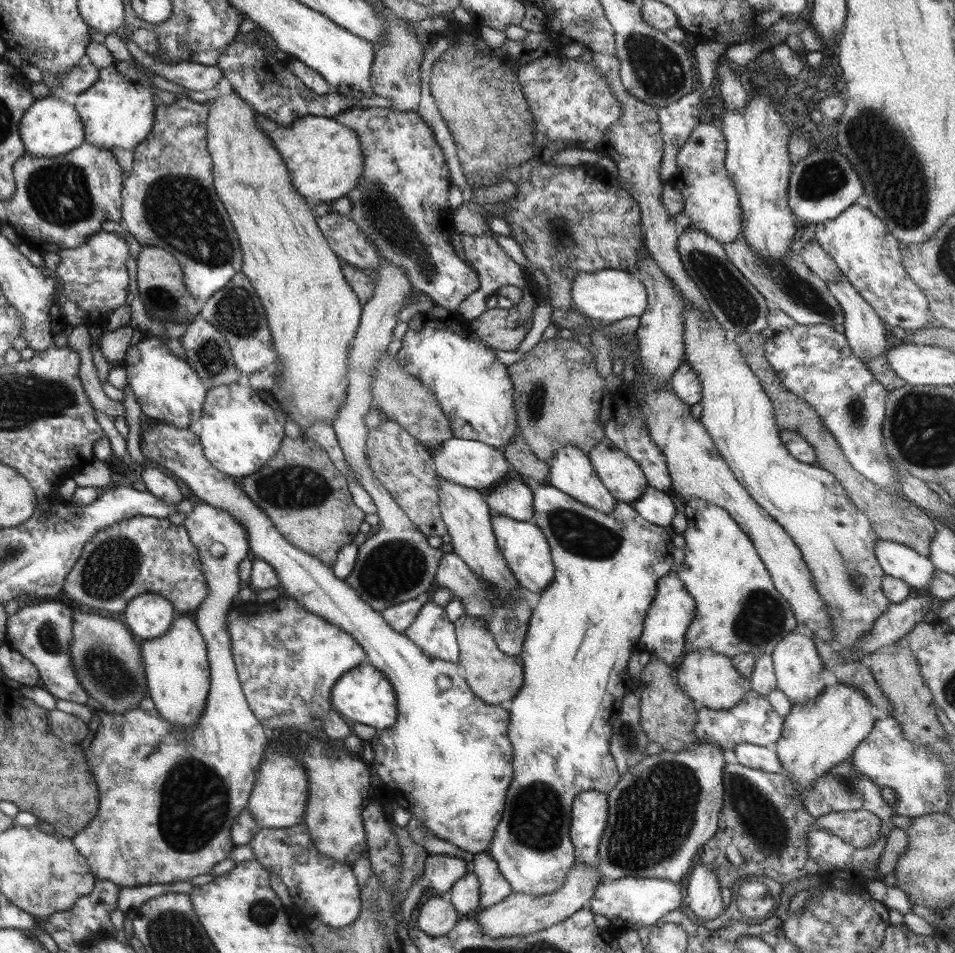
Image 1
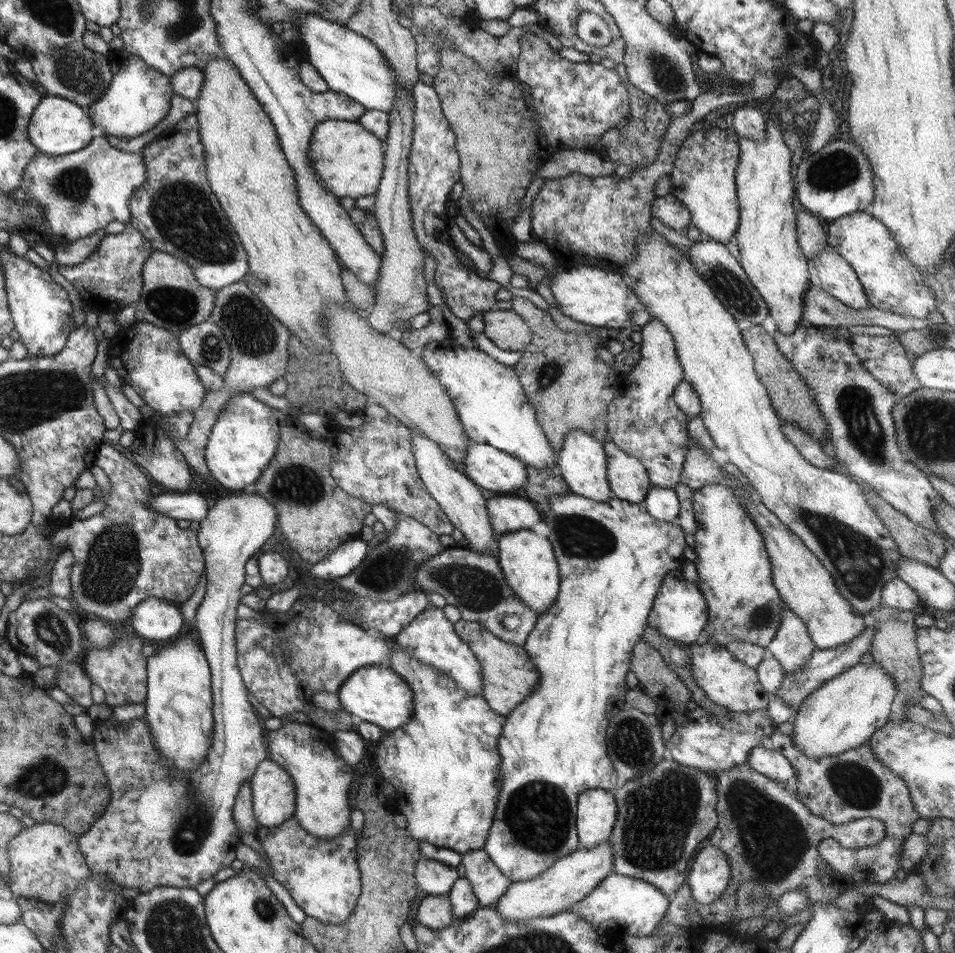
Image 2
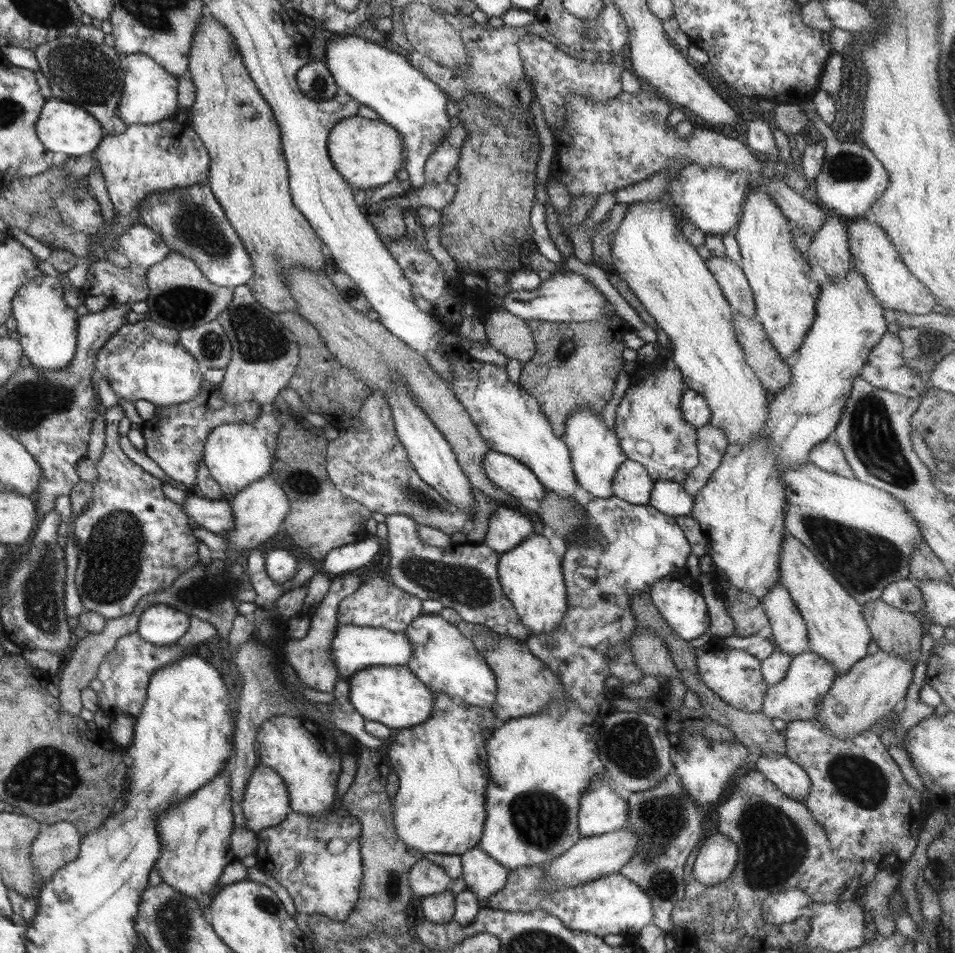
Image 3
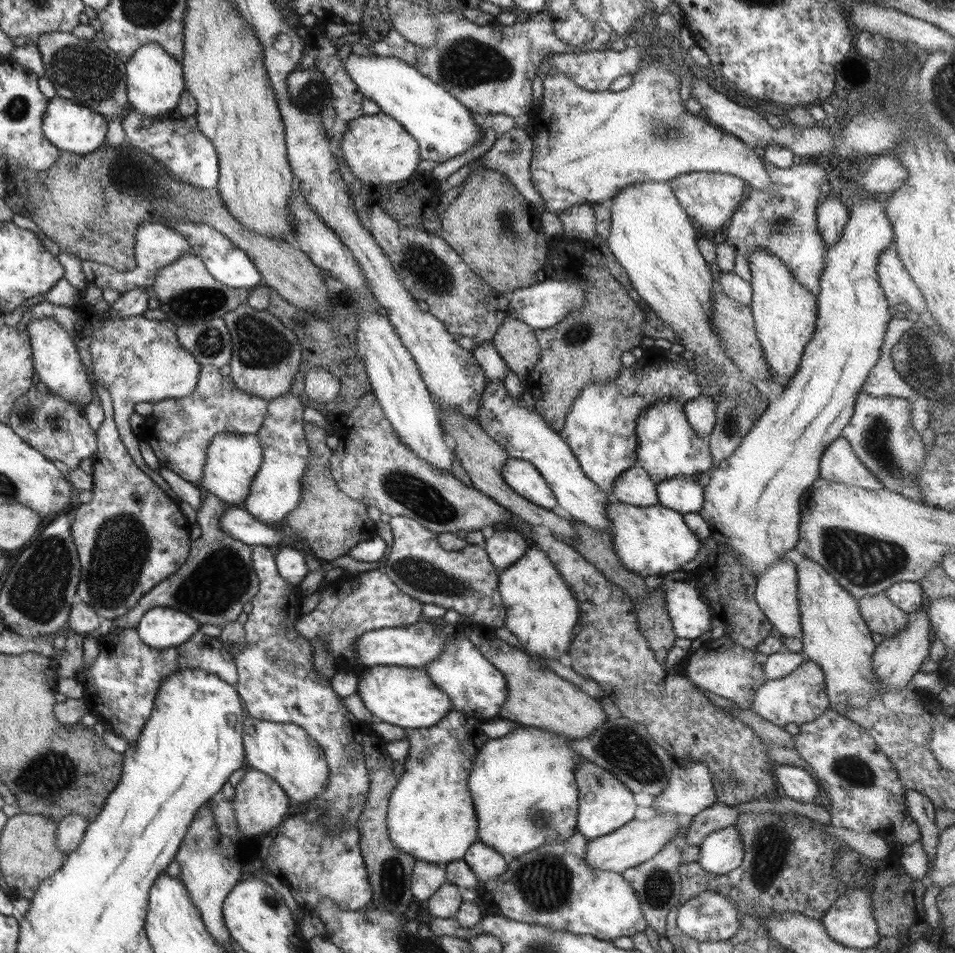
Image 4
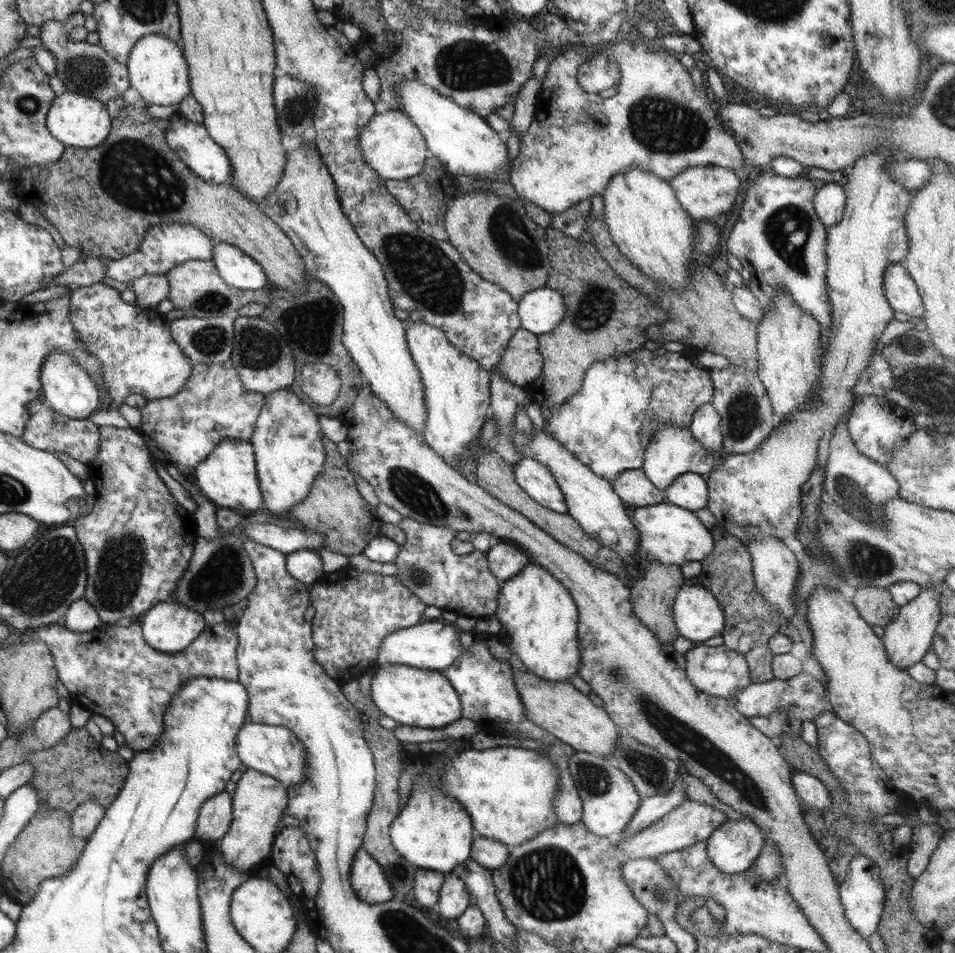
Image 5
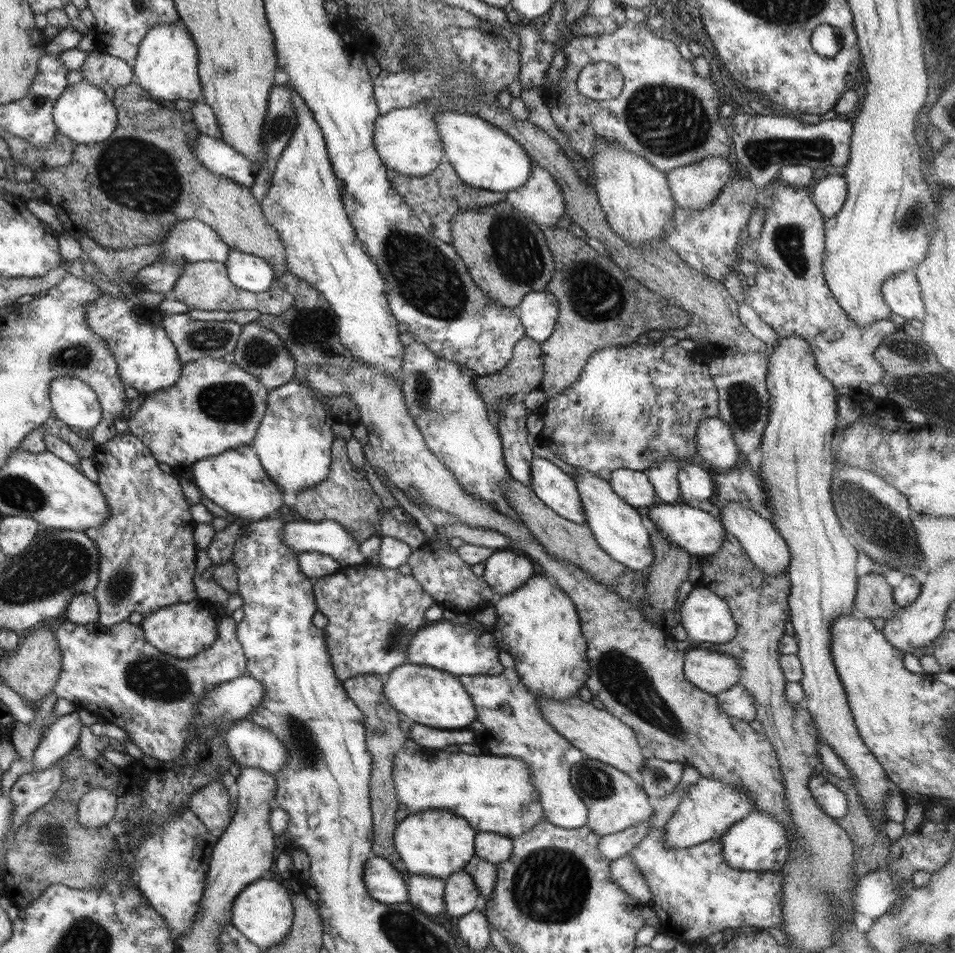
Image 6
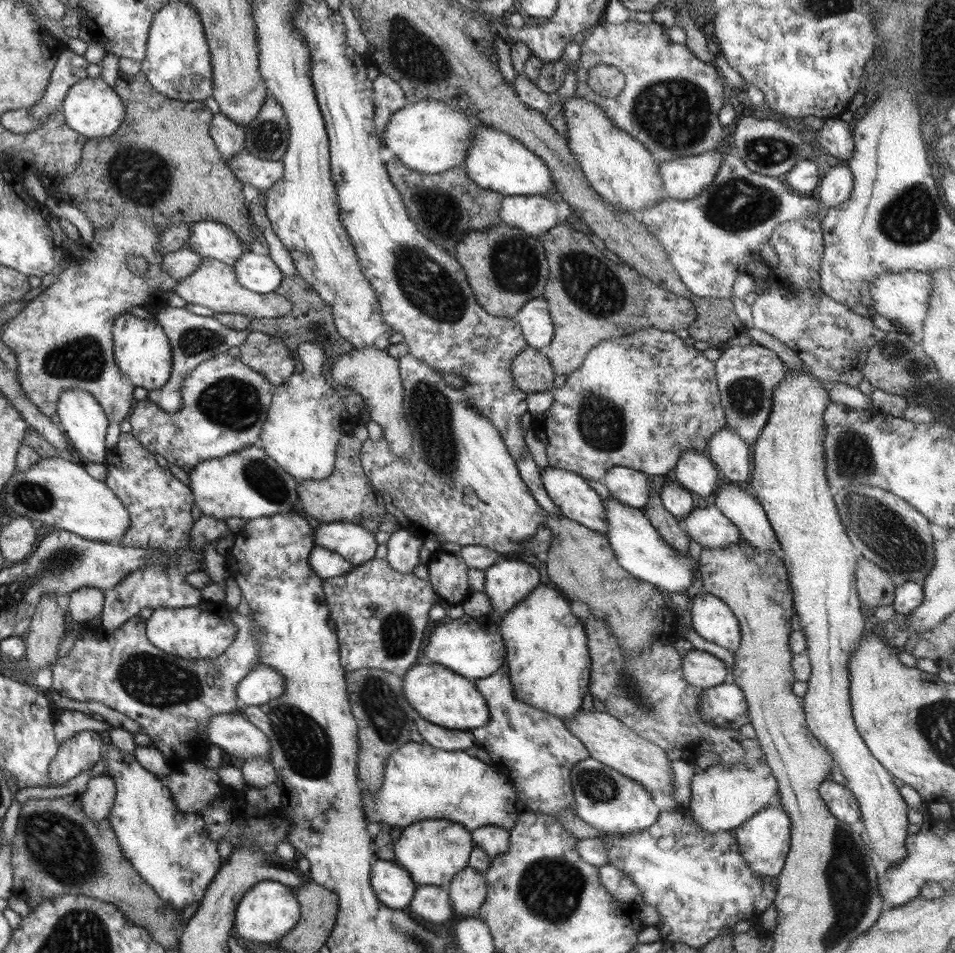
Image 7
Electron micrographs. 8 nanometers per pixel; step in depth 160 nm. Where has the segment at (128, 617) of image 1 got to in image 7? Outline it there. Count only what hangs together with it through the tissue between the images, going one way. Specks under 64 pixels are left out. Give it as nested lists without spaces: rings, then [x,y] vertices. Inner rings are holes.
[[[158,608],[146,619],[148,640],[156,648],[186,659],[212,658],[221,655],[235,639],[236,625],[200,608]]]

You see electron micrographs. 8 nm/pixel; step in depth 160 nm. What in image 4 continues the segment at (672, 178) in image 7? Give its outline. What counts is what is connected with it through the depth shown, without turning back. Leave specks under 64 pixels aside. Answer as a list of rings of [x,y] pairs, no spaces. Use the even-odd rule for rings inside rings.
[[[689,172],[676,176],[669,184],[688,216],[704,230],[716,230],[724,226],[739,208],[749,189],[741,178],[721,172]]]

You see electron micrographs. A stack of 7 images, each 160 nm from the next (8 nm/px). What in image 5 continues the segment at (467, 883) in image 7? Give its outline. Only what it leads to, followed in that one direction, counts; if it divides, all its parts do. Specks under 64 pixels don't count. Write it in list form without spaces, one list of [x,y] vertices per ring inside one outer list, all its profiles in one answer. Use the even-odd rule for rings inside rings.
[[[447,875],[439,890],[438,914],[444,918],[460,916],[470,906],[470,893],[456,875]]]

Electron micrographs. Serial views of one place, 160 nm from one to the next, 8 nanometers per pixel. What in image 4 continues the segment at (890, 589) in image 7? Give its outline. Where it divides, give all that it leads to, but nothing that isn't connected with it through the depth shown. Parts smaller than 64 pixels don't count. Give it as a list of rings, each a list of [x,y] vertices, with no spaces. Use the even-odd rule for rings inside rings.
[[[884,592],[859,598],[858,608],[868,628],[885,638],[904,630],[909,624],[910,615],[898,608]]]

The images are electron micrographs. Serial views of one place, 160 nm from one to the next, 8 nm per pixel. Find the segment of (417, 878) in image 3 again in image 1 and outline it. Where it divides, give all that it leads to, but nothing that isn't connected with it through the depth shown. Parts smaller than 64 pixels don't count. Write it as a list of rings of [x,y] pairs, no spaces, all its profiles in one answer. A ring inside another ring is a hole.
[[[428,855],[424,861],[425,886],[431,886],[439,896],[446,896],[454,883],[467,874],[466,864],[452,855]]]

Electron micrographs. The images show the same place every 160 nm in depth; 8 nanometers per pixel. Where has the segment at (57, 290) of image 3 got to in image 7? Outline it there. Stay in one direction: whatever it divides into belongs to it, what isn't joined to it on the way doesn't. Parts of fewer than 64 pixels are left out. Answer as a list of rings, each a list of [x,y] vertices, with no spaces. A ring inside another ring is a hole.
[[[70,387],[60,397],[56,405],[56,414],[60,418],[60,428],[65,432],[71,444],[76,460],[88,463],[103,464],[107,458],[108,448],[106,441],[107,428],[110,426],[106,410],[102,410],[96,398],[86,389]]]

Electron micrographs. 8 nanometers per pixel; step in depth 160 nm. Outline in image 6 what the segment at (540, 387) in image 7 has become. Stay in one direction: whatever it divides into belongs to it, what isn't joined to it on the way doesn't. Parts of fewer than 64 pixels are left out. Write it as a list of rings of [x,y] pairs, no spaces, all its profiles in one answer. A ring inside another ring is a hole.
[[[525,336],[514,346],[512,359],[504,368],[491,375],[475,377],[474,388],[480,394],[481,400],[486,403],[490,424],[497,427],[499,423],[499,413],[496,411],[496,406],[502,399],[528,395],[530,392],[537,390],[542,384],[543,376],[544,369],[540,343]]]

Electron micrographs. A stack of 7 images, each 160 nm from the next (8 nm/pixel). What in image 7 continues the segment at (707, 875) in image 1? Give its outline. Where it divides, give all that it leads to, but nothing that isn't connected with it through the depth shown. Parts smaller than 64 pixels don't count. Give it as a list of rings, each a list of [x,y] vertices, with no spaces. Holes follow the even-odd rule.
[[[780,806],[778,808],[767,807],[760,810],[733,832],[740,856],[748,864],[752,872],[772,877],[781,875],[786,860],[785,856],[788,854],[791,846],[792,834],[790,817],[786,815],[783,808],[780,808]]]

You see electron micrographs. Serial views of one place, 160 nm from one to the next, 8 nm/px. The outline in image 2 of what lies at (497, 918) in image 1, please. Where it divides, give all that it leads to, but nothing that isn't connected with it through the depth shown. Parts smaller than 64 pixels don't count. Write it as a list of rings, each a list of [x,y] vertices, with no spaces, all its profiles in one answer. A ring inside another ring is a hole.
[[[604,842],[594,848],[578,848],[556,860],[546,873],[532,880],[513,882],[494,904],[496,912],[505,918],[506,922],[513,922],[513,920],[529,920],[539,916],[556,916],[571,910],[604,881],[605,877],[614,873],[611,846],[608,842]]]

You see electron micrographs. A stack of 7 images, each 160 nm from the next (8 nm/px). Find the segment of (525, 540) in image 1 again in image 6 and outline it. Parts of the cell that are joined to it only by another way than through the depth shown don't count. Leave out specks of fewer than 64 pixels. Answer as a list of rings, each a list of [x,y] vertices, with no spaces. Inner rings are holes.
[[[534,574],[526,584],[501,597],[496,602],[497,621],[492,626],[490,635],[496,644],[515,660],[516,670],[526,688],[536,696],[546,695],[548,698],[561,701],[576,695],[588,680],[589,664],[587,642],[582,632],[578,611],[569,596],[544,574]]]

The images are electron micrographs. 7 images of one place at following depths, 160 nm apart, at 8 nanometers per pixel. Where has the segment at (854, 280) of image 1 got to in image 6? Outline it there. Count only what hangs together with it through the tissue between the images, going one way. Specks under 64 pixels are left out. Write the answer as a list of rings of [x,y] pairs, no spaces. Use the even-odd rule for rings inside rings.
[[[899,272],[888,277],[881,291],[891,311],[906,321],[922,321],[926,316],[925,302],[915,273]]]

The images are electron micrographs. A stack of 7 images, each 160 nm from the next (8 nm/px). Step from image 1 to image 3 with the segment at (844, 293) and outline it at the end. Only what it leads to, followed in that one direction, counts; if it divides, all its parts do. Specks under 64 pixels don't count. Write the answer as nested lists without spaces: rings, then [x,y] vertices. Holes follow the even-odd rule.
[[[830,214],[820,230],[811,238],[811,245],[803,258],[824,268],[827,280],[844,278],[851,269],[853,260],[848,248],[847,218]]]

